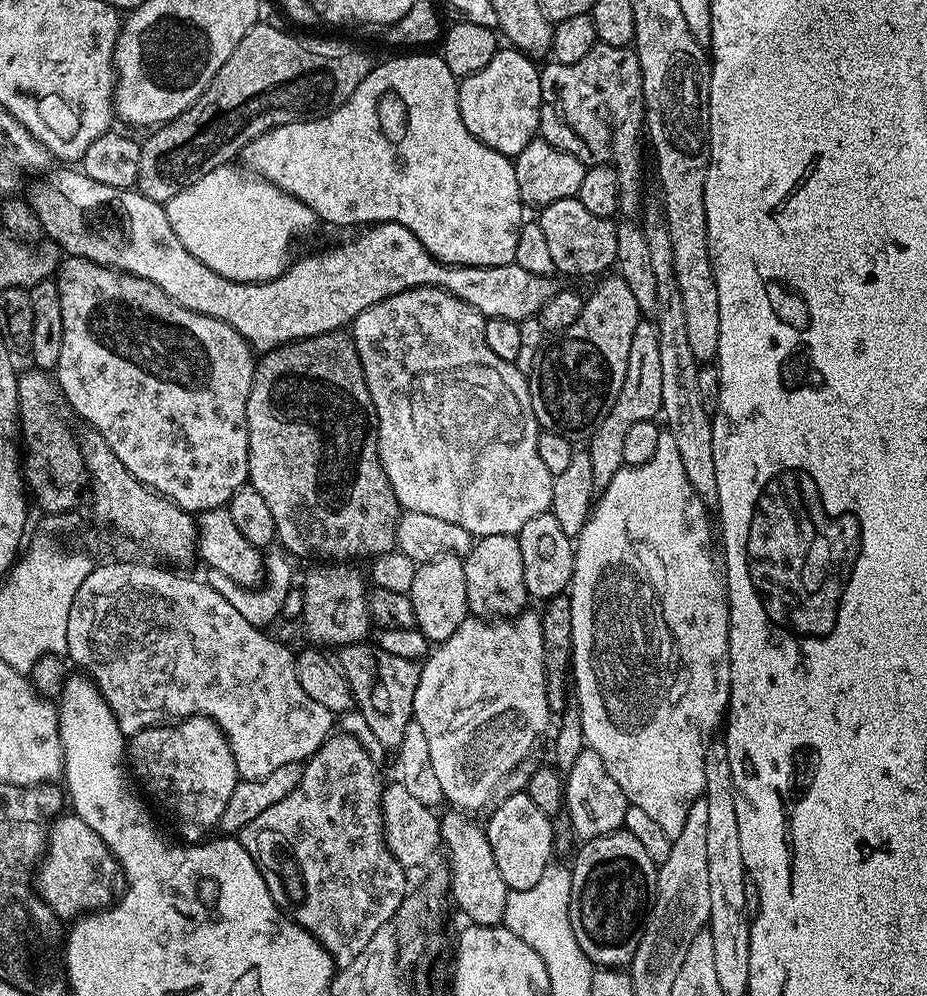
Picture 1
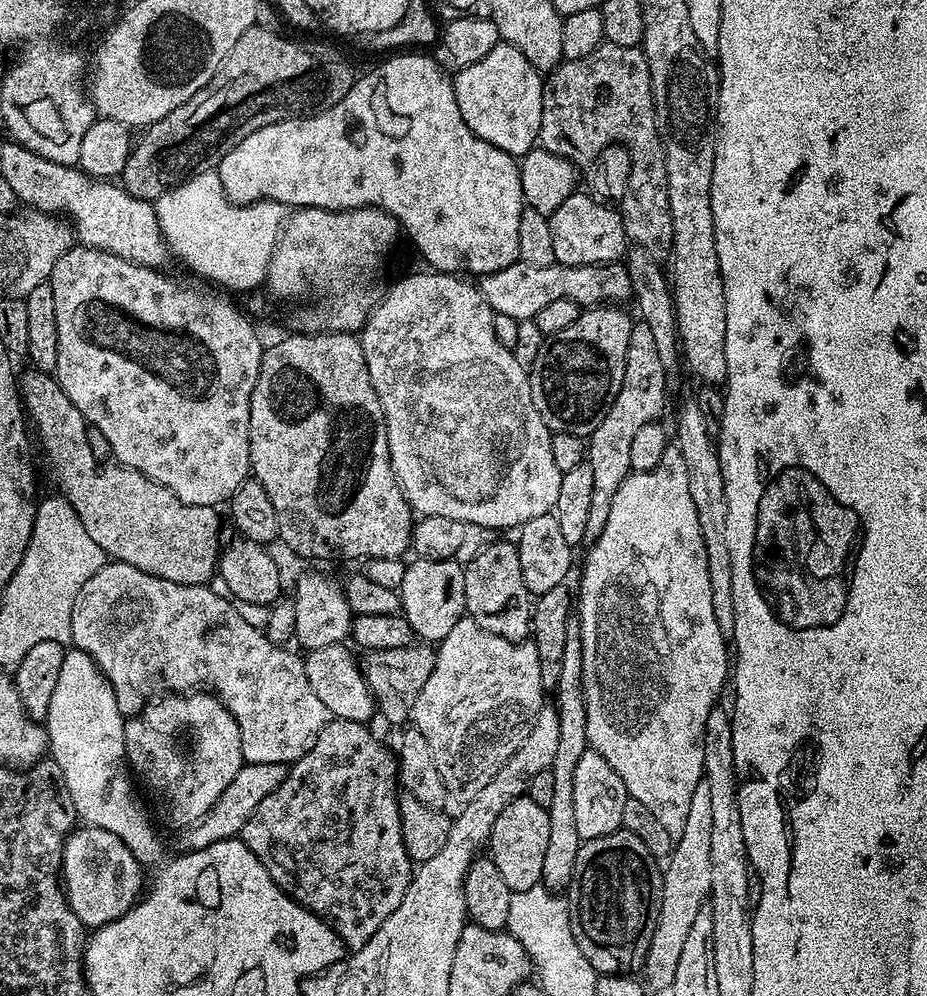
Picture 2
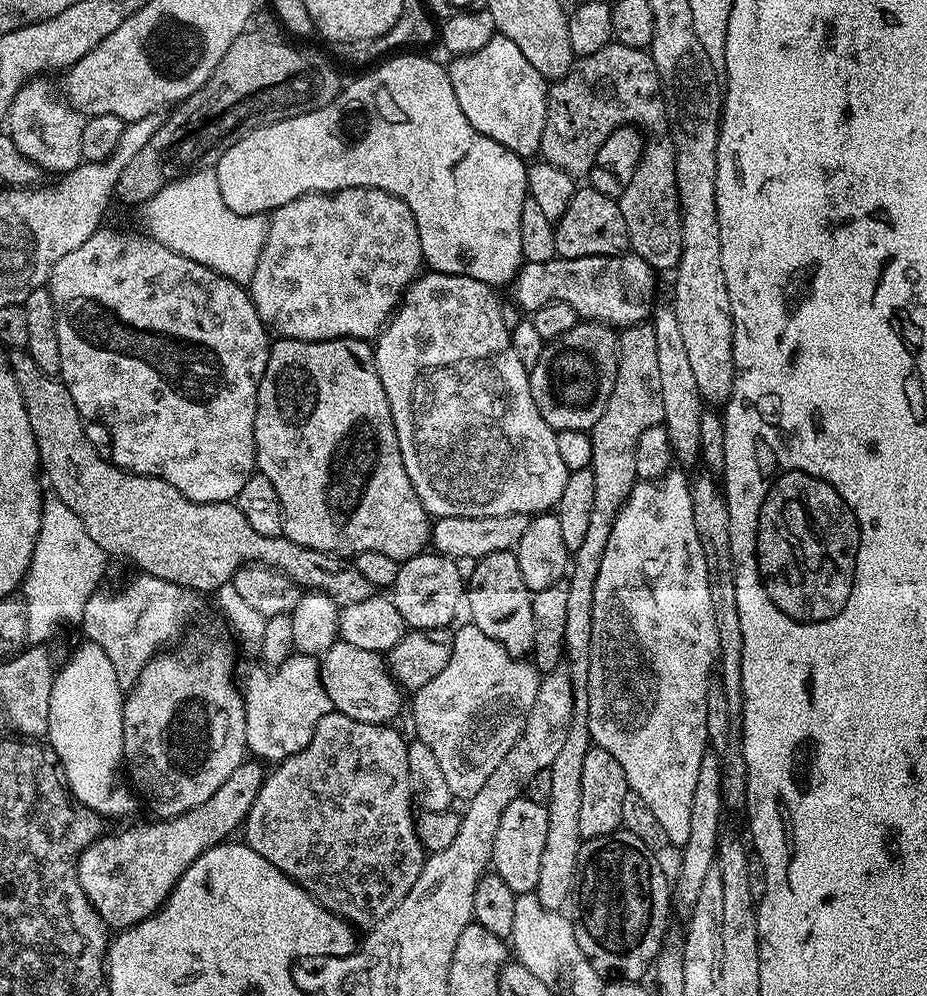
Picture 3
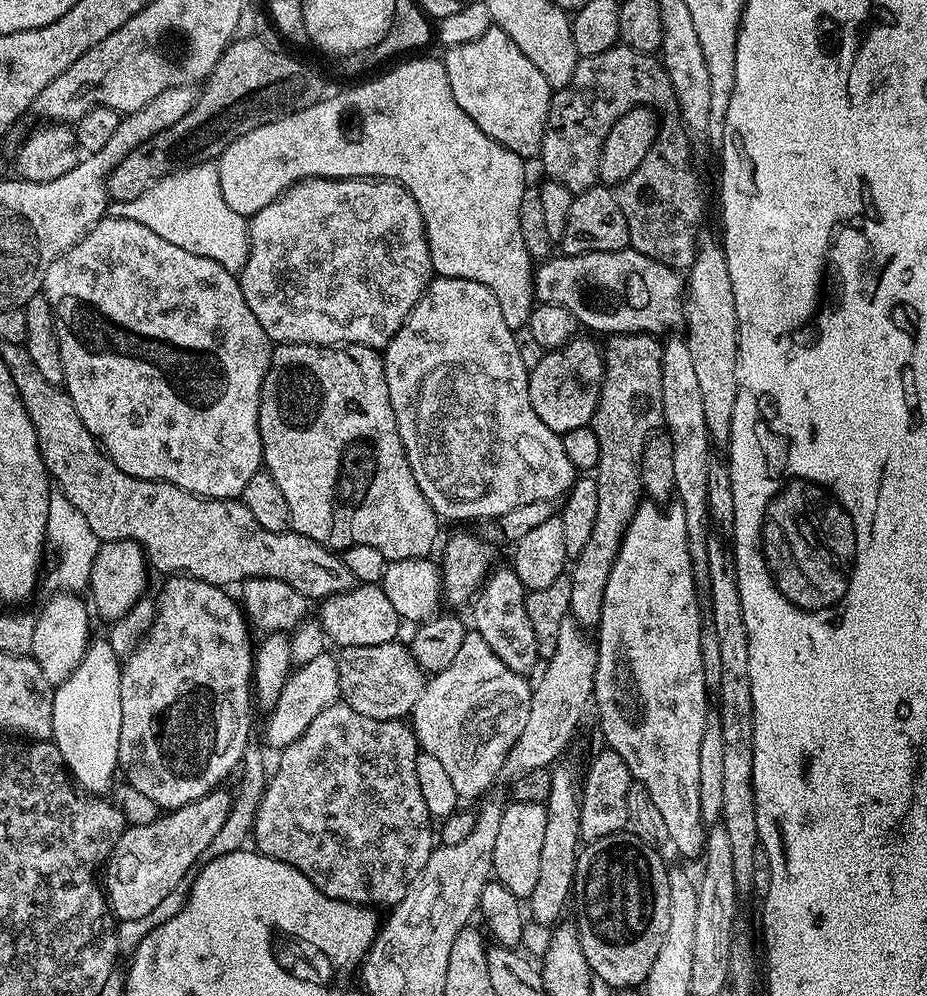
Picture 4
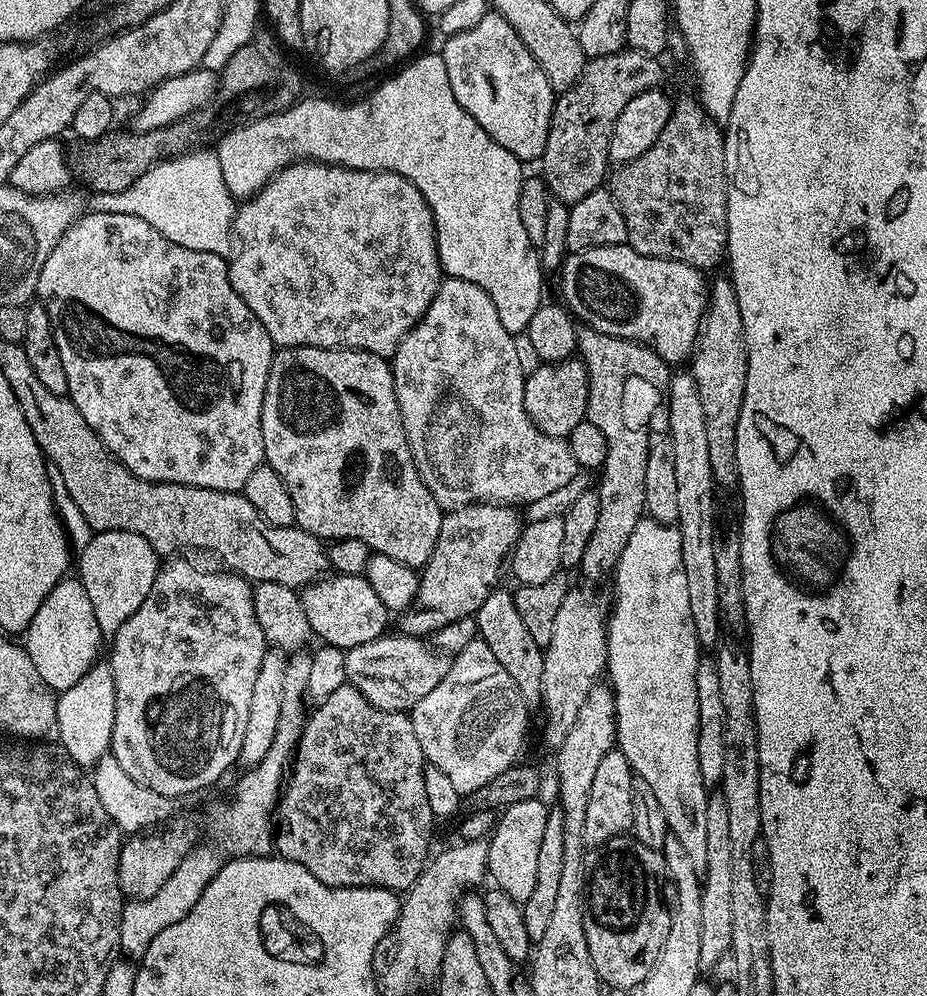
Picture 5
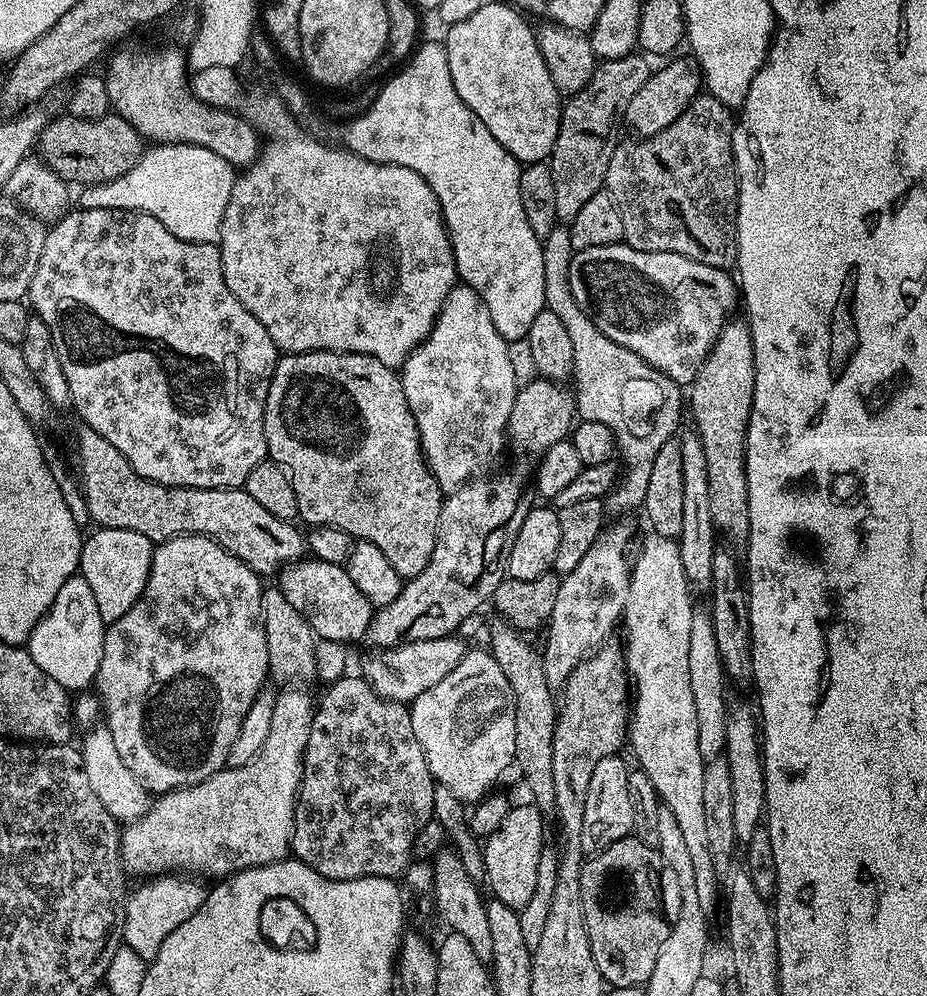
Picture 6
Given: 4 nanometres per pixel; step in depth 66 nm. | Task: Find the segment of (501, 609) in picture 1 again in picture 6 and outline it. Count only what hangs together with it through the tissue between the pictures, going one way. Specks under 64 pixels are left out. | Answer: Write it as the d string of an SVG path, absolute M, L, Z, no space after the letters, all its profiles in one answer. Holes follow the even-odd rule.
M497 622L492 628L492 645L490 651L498 666L502 666L502 674L506 674L506 682L510 682L510 690L514 690L516 699L516 718L514 722L515 763L524 764L524 780L528 783L528 792L533 796L535 807L541 813L552 814L556 811L554 800L554 730L558 715L558 696L546 680L544 658L539 647L531 644L529 637L520 629L507 622Z

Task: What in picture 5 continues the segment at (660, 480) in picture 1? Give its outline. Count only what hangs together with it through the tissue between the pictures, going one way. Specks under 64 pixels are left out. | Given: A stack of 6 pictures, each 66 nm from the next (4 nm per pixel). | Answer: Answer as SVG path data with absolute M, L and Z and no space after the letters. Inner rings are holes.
M641 518L638 526L634 526L634 534L630 534L630 542L620 555L620 561L614 569L616 578L616 597L610 600L610 615L608 618L608 663L606 665L606 680L612 690L614 706L616 707L616 743L615 747L622 754L626 754L626 762L630 762L633 773L640 776L654 790L654 798L658 798L658 806L662 806L662 814L668 823L671 835L678 838L678 842L690 854L690 862L698 870L706 866L706 806L710 795L709 789L702 782L702 770L698 770L698 666L702 659L702 649L696 631L694 618L690 618L690 597L686 590L686 569L682 567L682 538L679 527L659 524L651 518Z

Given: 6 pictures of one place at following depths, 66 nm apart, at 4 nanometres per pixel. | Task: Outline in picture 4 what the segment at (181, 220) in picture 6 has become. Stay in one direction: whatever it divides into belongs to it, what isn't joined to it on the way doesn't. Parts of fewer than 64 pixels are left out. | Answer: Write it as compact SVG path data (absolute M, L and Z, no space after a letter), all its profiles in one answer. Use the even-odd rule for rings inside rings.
M196 162L163 176L138 198L113 203L110 212L150 226L158 238L166 238L166 242L174 242L174 246L182 246L190 254L214 258L226 270L238 274L244 268L248 257L248 220L226 206L220 189L220 169L215 163Z

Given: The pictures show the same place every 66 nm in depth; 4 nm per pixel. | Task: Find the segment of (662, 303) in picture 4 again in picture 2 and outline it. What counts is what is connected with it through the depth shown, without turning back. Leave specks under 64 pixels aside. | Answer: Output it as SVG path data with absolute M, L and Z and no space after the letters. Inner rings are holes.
M517 262L489 276L479 277L478 287L497 317L509 316L512 322L536 317L549 302L557 298L570 298L581 306L616 306L620 300L631 301L632 279L623 263L591 264L590 266L530 266Z

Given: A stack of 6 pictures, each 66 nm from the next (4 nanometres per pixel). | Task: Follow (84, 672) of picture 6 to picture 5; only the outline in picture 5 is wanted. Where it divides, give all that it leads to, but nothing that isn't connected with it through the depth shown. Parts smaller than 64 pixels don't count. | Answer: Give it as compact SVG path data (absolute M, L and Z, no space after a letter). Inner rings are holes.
M66 576L48 592L46 598L35 612L34 618L26 626L25 634L25 652L33 663L35 670L41 675L42 680L57 693L64 692L74 686L82 678L83 674L88 673L92 665L97 663L100 641L103 641L104 638L96 621L88 593L84 590L80 580L74 576L72 578Z

